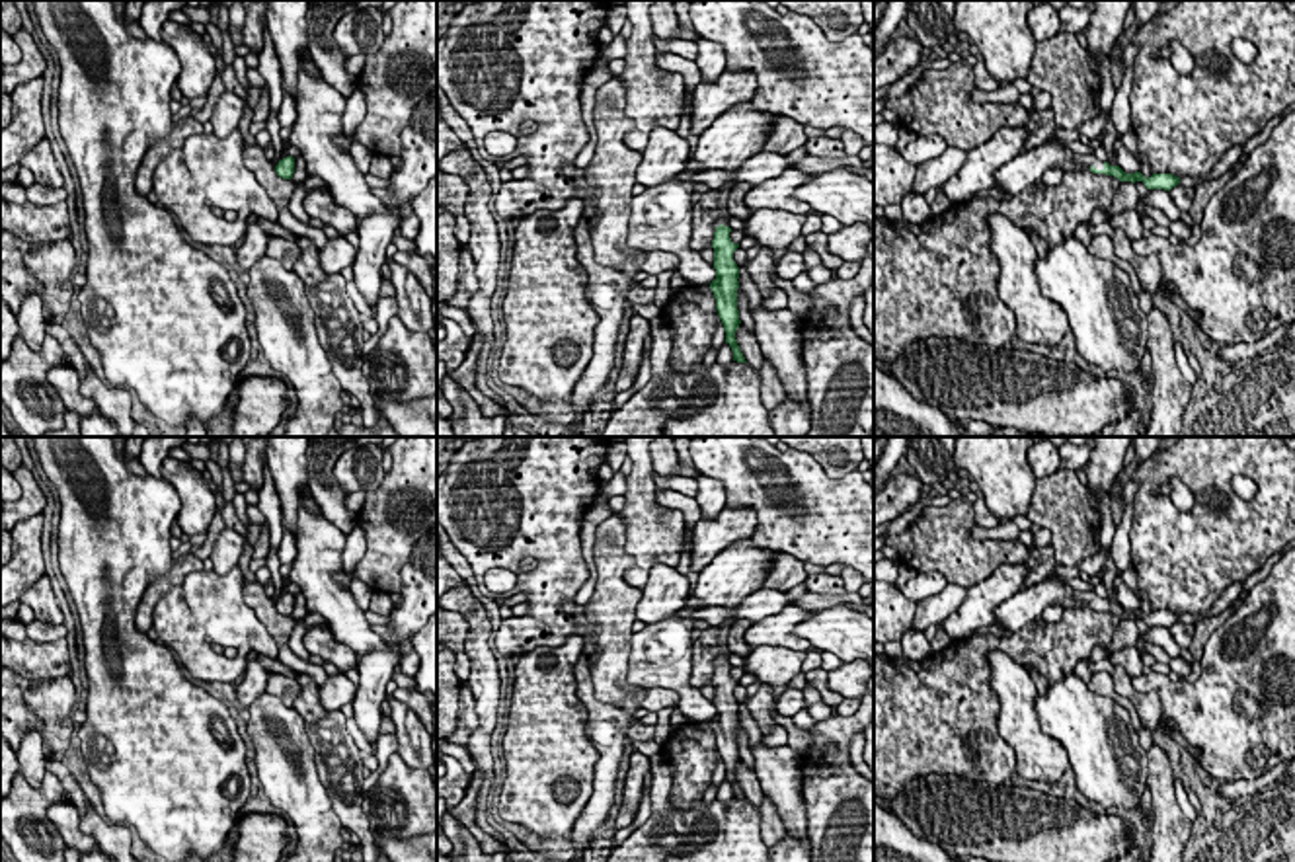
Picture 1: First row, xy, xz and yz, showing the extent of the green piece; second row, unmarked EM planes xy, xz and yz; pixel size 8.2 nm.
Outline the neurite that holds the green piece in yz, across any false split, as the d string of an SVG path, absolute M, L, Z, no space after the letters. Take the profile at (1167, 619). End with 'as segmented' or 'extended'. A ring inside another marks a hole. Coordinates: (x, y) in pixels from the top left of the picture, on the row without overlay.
M1049 575L1045 581L1018 591L995 608L995 626L1004 634L1014 634L1026 624L1041 618L1047 607L1082 608L1114 612L1119 618L1143 618L1147 626L1170 628L1180 620L1180 614L1172 610L1153 610L1145 614L1141 608L1125 610L1119 603L1110 603L1096 593L1082 593L1069 585L1061 575Z | extended

